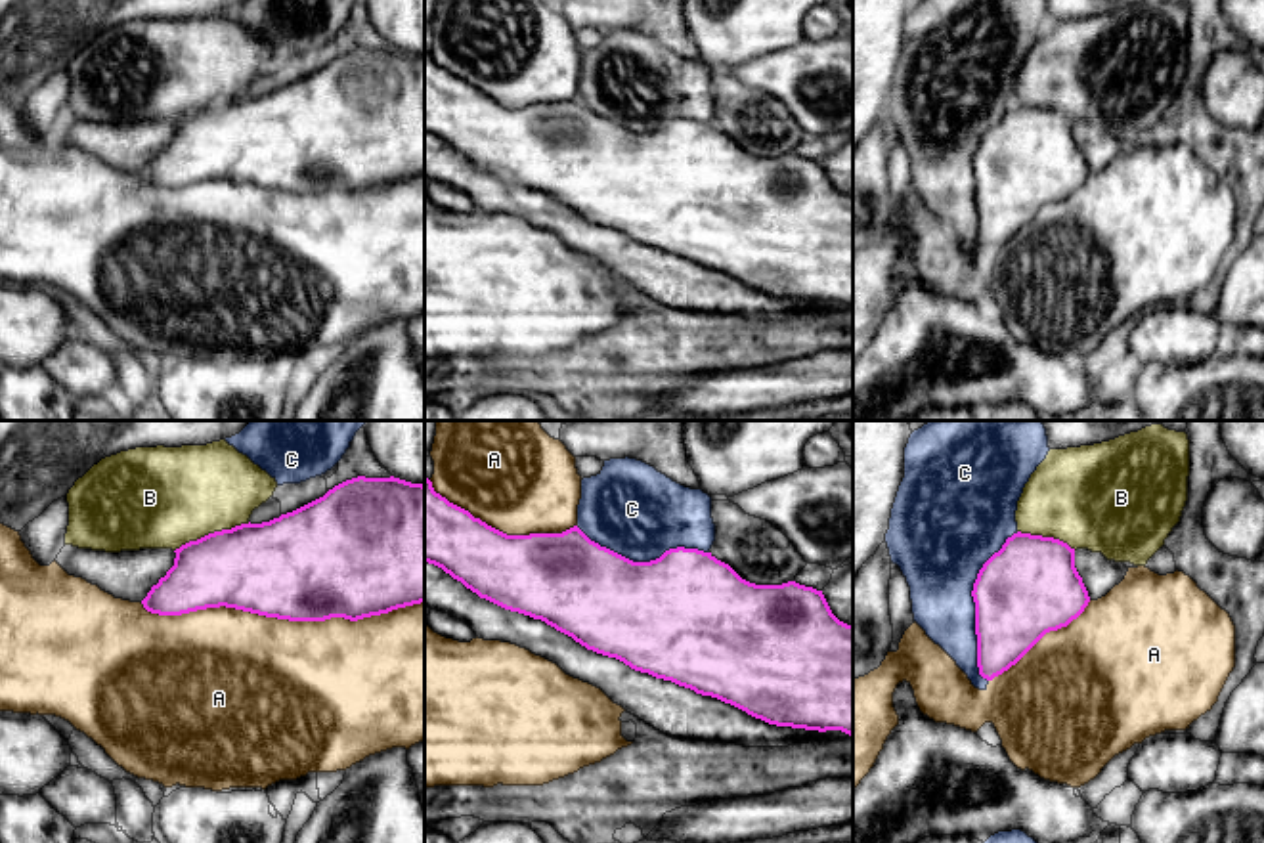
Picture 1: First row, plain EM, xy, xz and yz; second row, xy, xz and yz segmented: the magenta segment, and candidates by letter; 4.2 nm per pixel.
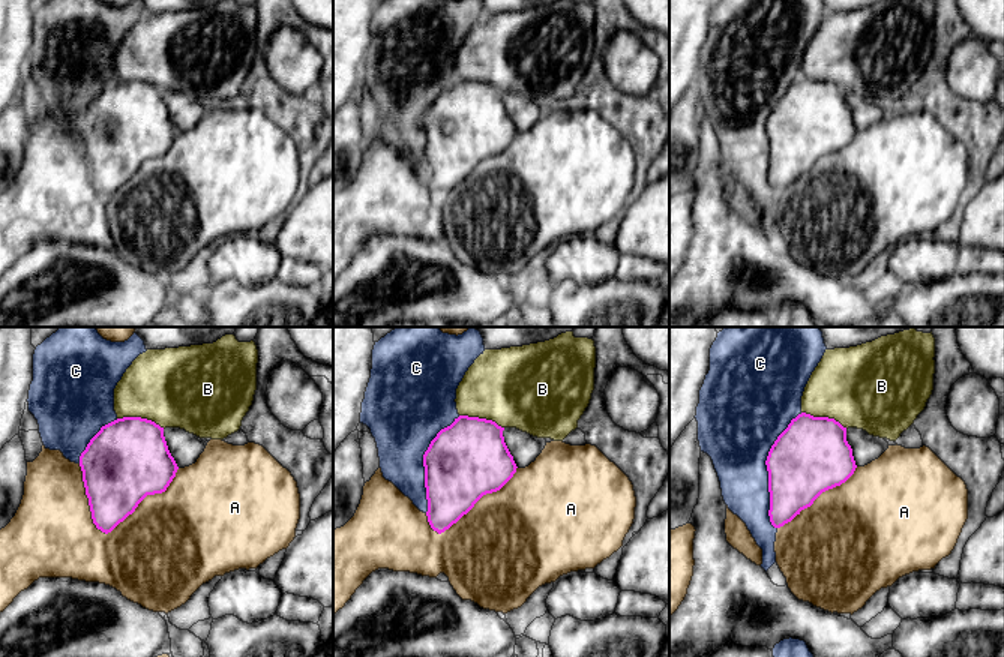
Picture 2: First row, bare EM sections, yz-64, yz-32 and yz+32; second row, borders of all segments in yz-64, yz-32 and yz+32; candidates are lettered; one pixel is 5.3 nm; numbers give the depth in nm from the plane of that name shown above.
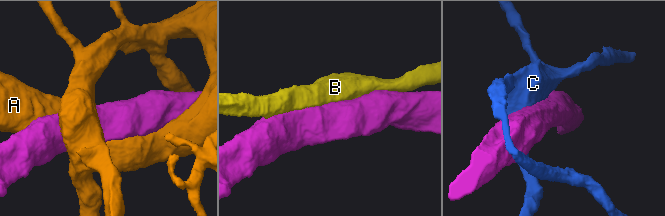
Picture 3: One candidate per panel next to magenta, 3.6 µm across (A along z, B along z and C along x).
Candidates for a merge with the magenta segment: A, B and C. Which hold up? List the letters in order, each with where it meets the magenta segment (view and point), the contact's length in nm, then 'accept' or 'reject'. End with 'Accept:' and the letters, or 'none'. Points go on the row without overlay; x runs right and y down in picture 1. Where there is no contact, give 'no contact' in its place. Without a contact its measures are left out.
A: contact xy (282, 190); length 1200 nm; reject
B: contact xy (211, 106); length 340 nm; reject
C: contact yz (976, 176); length 650 nm; reject
Accept: none

